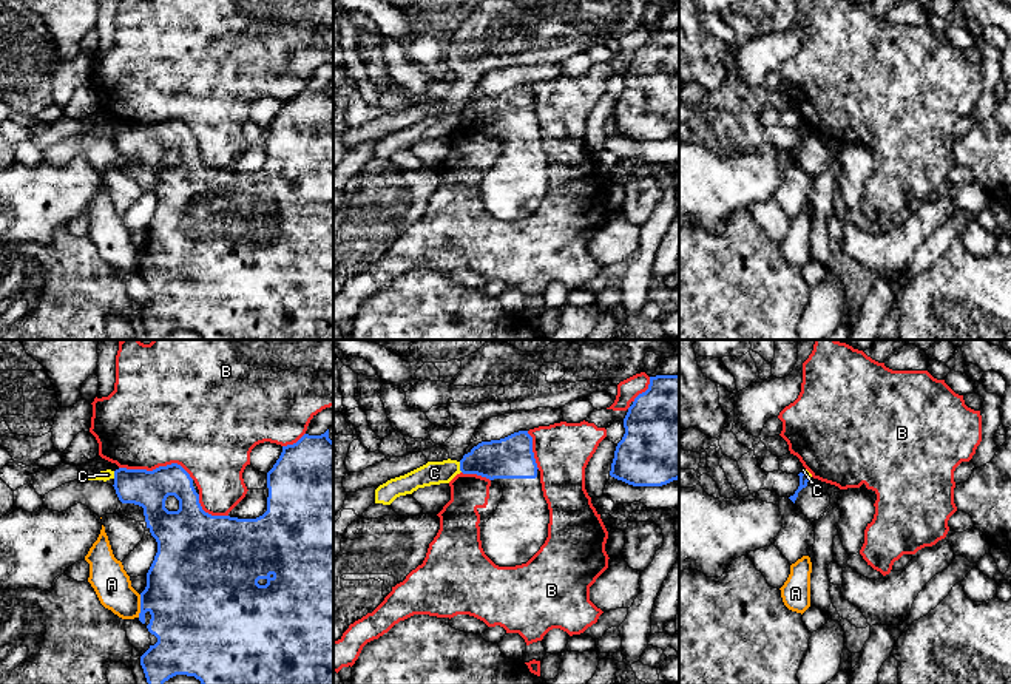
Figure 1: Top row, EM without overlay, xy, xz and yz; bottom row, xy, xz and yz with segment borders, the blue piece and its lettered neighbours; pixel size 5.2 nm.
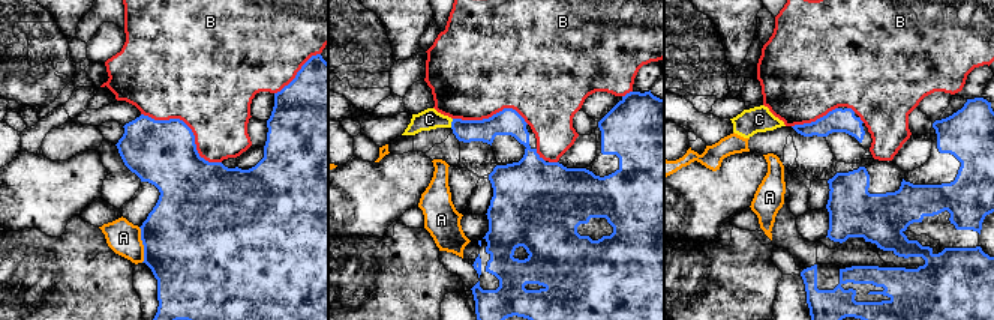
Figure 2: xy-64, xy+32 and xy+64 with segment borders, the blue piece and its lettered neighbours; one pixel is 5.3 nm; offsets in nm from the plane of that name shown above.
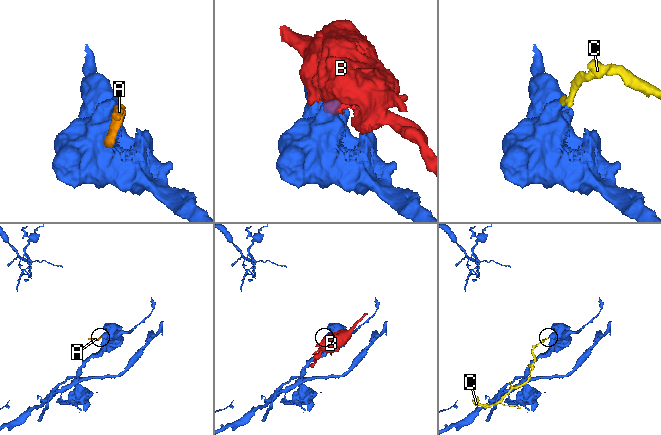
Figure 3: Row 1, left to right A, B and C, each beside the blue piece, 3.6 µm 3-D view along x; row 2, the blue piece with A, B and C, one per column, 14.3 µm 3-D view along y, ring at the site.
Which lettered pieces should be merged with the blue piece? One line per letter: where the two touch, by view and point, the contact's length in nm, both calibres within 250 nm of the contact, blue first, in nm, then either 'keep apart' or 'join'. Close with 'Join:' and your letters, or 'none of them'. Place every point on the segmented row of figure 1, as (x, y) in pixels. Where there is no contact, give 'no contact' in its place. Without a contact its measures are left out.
A: meets blue in xy at (141, 606); contact 120 nm long; 440 nm thick on the blue side, 190 nm on the other; keep apart
B: meets blue in xy at (156, 468); contact 400 nm long; 190 nm thick on the blue side, 480 nm on the other; keep apart
C: meets blue in xz at (460, 467); contact 60 nm long; 200 nm thick on the blue side, 130 nm on the other; keep apart
Join: none of them

